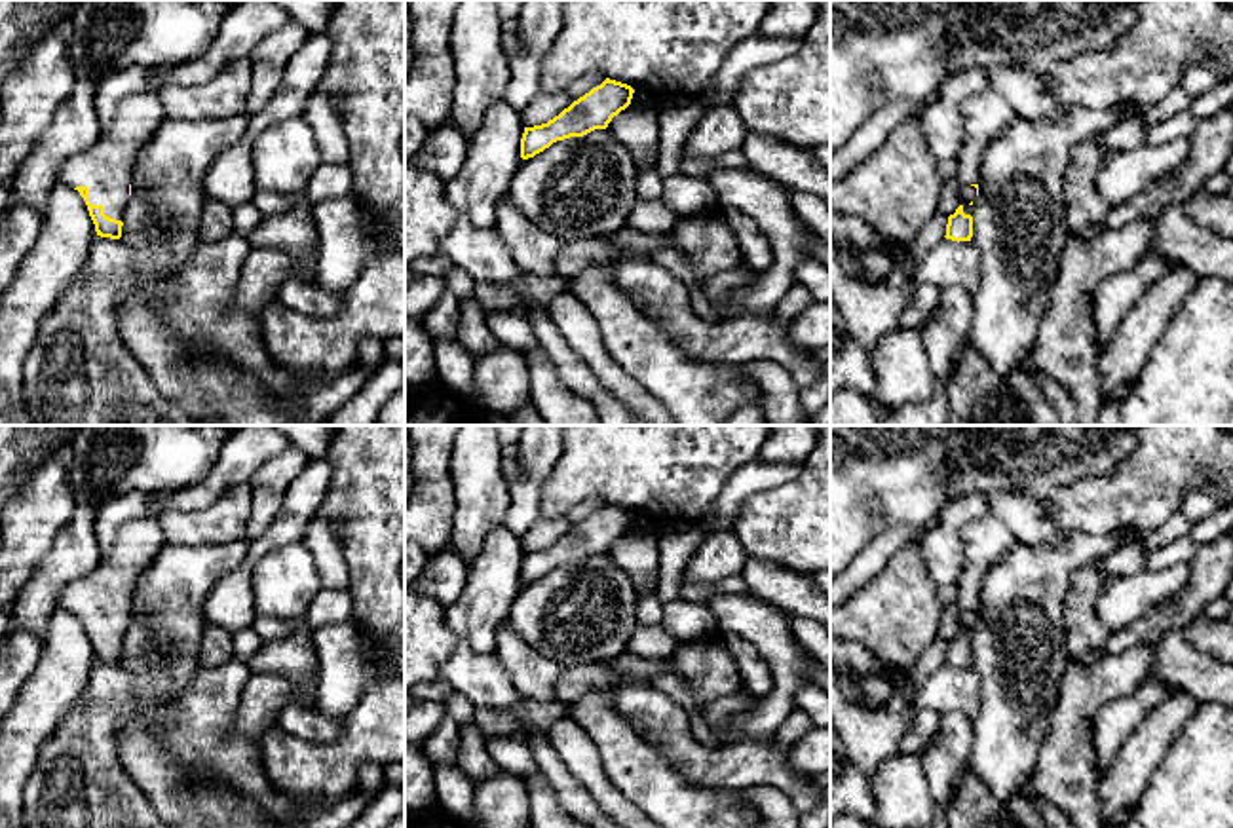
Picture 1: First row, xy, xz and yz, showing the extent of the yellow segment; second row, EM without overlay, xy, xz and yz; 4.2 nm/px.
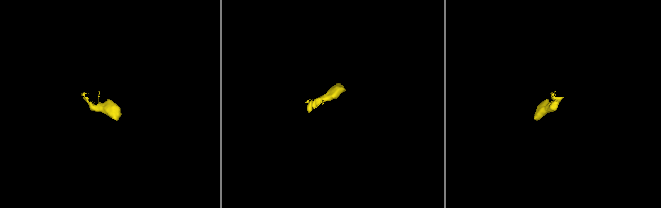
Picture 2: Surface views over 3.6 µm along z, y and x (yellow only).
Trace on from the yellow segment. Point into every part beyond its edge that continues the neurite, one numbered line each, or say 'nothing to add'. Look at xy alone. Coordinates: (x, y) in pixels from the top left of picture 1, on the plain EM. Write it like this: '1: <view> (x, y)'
1: xy (107, 591)

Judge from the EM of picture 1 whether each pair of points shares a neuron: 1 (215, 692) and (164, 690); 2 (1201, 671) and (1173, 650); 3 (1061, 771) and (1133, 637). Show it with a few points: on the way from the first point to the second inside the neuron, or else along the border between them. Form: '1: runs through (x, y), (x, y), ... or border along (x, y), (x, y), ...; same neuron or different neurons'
1: border along (202, 667), (181, 699), (152, 720); different neurons
2: runs through (1194, 671), (1180, 658); same neuron
3: border along (1154, 642), (1138, 642), (1118, 654), (1104, 652); different neurons

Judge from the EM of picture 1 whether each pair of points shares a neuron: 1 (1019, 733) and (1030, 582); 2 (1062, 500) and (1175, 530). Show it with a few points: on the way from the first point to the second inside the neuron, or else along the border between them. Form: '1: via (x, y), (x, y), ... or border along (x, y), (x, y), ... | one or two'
1: via (1019, 696), (1021, 620) | one
2: border along (1180, 508), (1142, 538) | two

